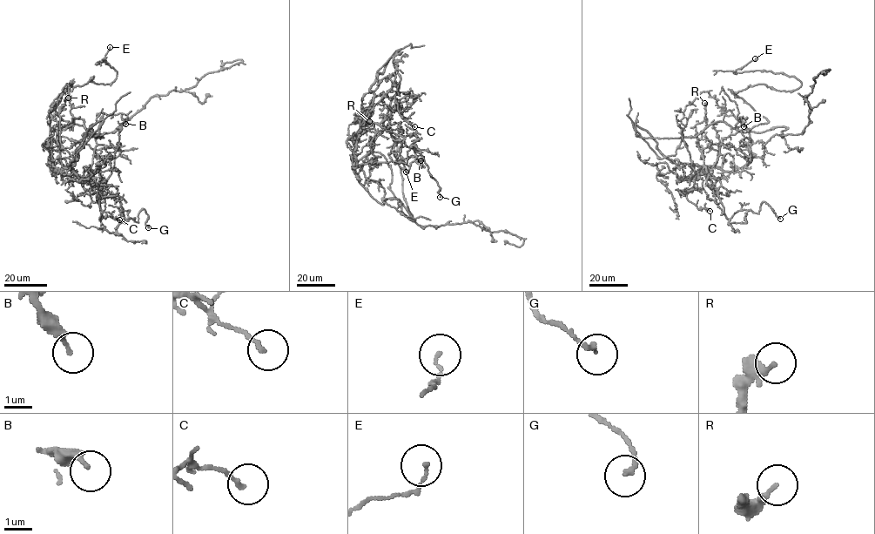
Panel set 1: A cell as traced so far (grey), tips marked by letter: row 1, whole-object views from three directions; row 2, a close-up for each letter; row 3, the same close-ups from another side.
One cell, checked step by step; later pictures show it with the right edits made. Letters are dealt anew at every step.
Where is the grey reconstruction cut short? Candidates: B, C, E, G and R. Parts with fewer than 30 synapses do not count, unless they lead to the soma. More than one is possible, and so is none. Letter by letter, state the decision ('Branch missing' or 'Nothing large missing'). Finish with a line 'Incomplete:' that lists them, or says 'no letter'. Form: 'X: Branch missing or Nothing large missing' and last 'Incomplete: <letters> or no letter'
B: Nothing large missing
C: Nothing large missing
E: Nothing large missing
G: Nothing large missing
R: Nothing large missing
Incomplete: no letter

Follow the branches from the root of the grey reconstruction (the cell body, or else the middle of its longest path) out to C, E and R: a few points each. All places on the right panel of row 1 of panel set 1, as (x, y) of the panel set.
C: (738, 131), (749, 131), (751, 160), (731, 171), (704, 165), (706, 172), (687, 193), (698, 209), (710, 211)
E: (738, 131), (769, 121), (735, 92), (759, 84), (791, 91), (801, 84), (781, 72), (733, 71), (755, 58)
R: (738, 131), (749, 131), (752, 142), (751, 160), (731, 171), (704, 165), (695, 125), (706, 119), (704, 103)

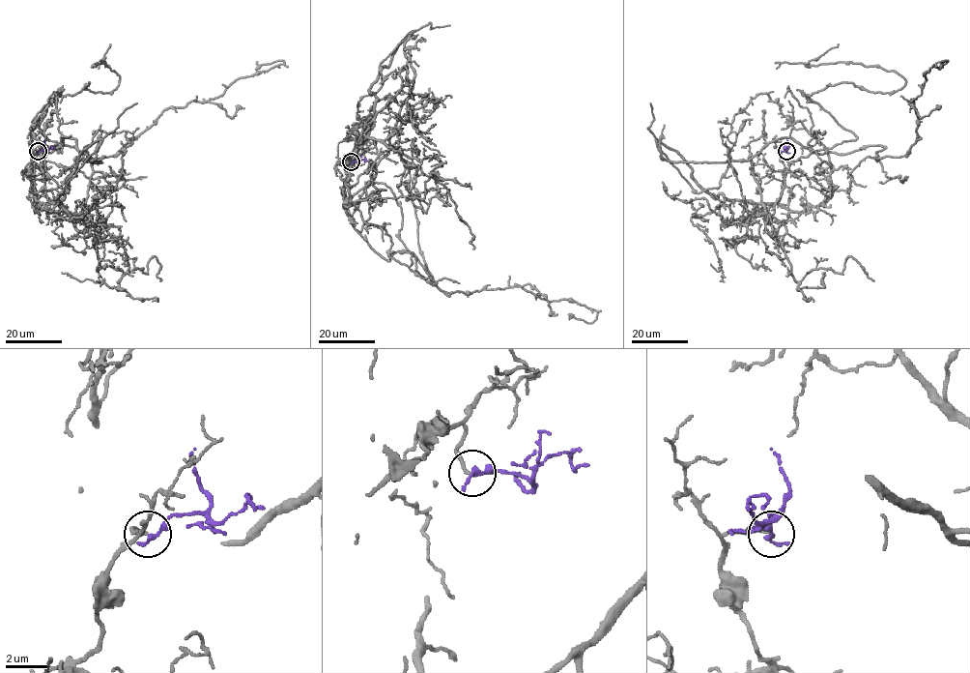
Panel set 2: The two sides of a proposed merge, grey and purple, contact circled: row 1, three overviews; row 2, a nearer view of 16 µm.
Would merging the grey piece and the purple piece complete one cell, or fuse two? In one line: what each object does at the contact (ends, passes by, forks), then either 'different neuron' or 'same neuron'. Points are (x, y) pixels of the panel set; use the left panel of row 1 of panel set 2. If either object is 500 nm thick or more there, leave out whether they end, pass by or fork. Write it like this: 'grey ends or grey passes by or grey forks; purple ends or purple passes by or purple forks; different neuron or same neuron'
grey ends; purple passes by; same neuron

